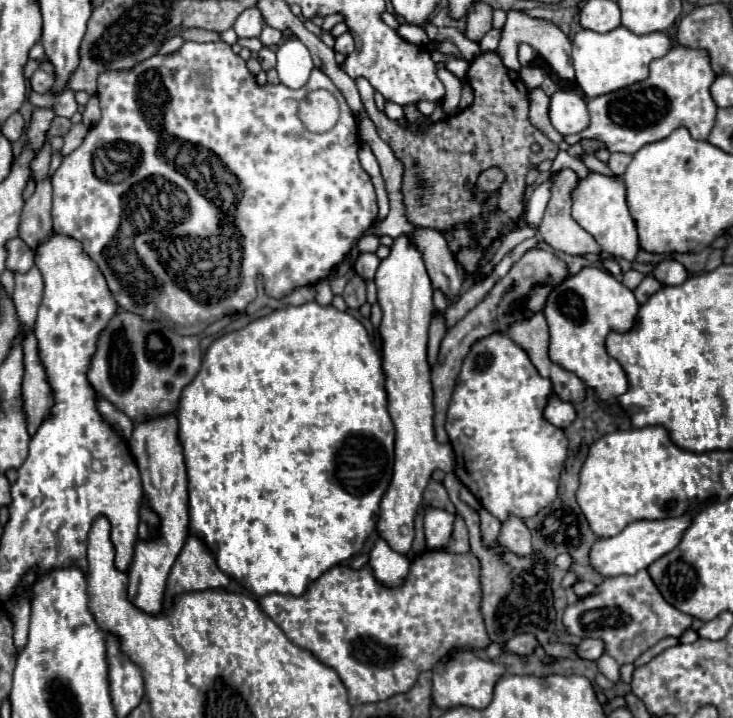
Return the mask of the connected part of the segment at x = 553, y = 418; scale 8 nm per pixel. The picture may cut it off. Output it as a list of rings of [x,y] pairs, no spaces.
[[[555,394],[549,398],[547,406],[545,406],[545,412],[543,412],[545,420],[551,422],[553,426],[557,428],[565,428],[569,426],[573,420],[575,420],[575,410],[573,410],[573,404],[569,402],[563,402],[559,400]]]

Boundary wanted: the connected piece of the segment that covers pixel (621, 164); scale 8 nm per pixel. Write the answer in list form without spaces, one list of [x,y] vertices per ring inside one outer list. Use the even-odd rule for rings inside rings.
[[[611,154],[607,166],[613,170],[615,176],[623,176],[623,172],[629,166],[629,162],[631,162],[631,156],[629,154]]]

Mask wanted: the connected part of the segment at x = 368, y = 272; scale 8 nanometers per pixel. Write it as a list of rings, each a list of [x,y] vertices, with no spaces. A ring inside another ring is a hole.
[[[361,254],[361,256],[355,260],[355,272],[357,272],[361,278],[365,278],[365,280],[373,280],[379,262],[381,262],[381,260],[379,260],[375,254]]]

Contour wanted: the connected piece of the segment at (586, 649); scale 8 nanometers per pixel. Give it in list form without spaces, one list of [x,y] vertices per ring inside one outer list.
[[[585,638],[585,640],[577,646],[577,652],[579,652],[579,656],[585,658],[585,660],[599,660],[599,656],[605,652],[605,646],[603,646],[603,640]]]

